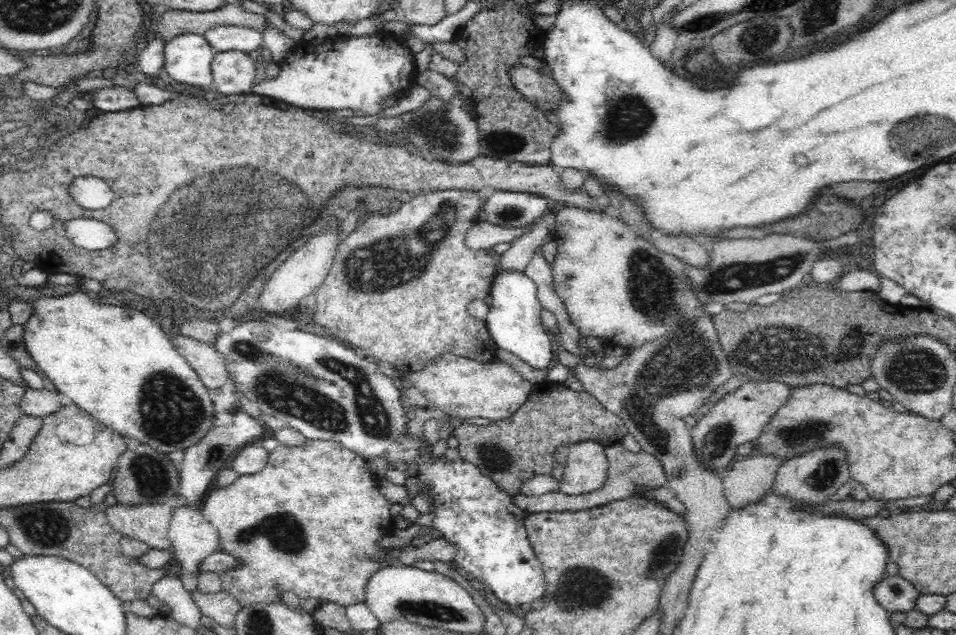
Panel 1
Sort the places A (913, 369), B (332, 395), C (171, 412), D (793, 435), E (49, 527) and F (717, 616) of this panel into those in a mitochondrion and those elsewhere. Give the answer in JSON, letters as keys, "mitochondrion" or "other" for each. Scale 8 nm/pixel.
{"A":"mitochondrion","B":"mitochondrion","C":"mitochondrion","D":"mitochondrion","E":"mitochondrion","F":"other"}

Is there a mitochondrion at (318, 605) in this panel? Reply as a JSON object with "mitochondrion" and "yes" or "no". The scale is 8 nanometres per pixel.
{"mitochondrion":"no"}

